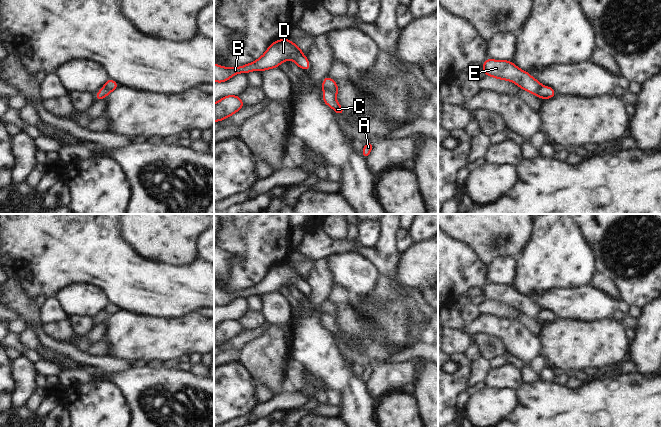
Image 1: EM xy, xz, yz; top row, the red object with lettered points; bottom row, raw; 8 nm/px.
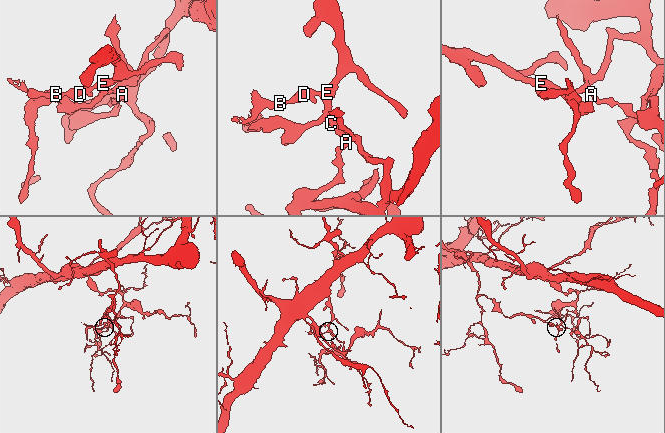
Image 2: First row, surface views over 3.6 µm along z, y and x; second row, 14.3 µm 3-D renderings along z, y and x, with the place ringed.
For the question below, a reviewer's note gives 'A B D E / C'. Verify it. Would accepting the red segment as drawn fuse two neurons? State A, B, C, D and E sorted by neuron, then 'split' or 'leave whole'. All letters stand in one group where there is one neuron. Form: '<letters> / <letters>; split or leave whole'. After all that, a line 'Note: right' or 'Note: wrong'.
A B D E / C; split
Note: right

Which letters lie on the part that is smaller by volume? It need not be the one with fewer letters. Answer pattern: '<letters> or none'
A, B, D, E

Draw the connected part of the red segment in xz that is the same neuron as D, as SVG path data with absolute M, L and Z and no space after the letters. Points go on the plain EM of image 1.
M286 262L274 265L266 276L253 287L248 287L241 291L222 291L214 287L214 305L222 307L239 297L247 298L251 295L273 293L286 284L293 284L297 290L305 295L310 292L310 286L301 273Z

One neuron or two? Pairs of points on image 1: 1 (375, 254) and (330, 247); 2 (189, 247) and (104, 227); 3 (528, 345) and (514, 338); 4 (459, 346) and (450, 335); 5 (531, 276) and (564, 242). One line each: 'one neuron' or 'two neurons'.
1: one neuron
2: two neurons
3: one neuron
4: one neuron
5: one neuron

